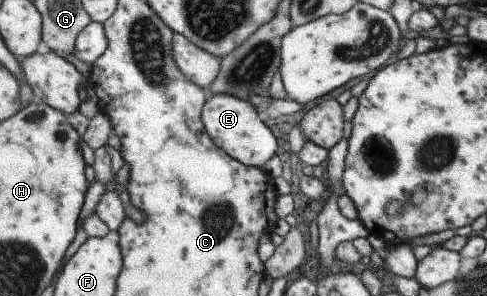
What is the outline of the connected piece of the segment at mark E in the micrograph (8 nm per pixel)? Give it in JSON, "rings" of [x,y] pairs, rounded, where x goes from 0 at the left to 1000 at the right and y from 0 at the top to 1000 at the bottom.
{"rings":[[[437,321],[421,365],[421,422],[429,456],[474,530],[513,564],[542,568],[559,530],[577,517],[577,480],[556,422],[542,416],[530,389],[530,368],[505,334],[478,321]]]}

